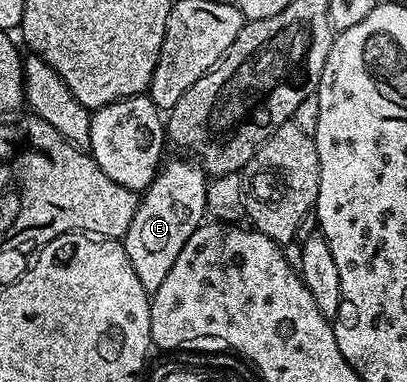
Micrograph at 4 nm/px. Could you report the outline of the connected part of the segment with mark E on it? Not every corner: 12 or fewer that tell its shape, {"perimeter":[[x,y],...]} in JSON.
{"perimeter":[[166,160],[123,238],[149,294],[207,217],[207,174]]}

